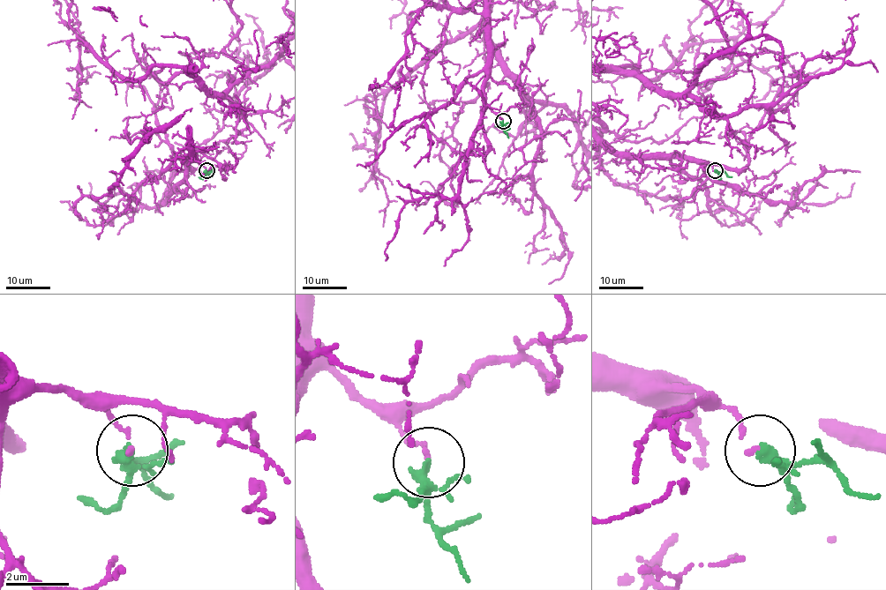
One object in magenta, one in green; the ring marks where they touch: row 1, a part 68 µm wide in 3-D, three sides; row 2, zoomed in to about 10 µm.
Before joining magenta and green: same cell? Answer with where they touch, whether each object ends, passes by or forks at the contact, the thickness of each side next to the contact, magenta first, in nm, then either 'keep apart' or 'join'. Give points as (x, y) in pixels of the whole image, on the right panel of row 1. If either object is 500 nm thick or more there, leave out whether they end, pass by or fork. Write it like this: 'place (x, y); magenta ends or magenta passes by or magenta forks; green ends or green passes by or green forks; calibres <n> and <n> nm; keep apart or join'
place (715, 170); magenta ends; green forks; calibres 120 and 190 nm; join

